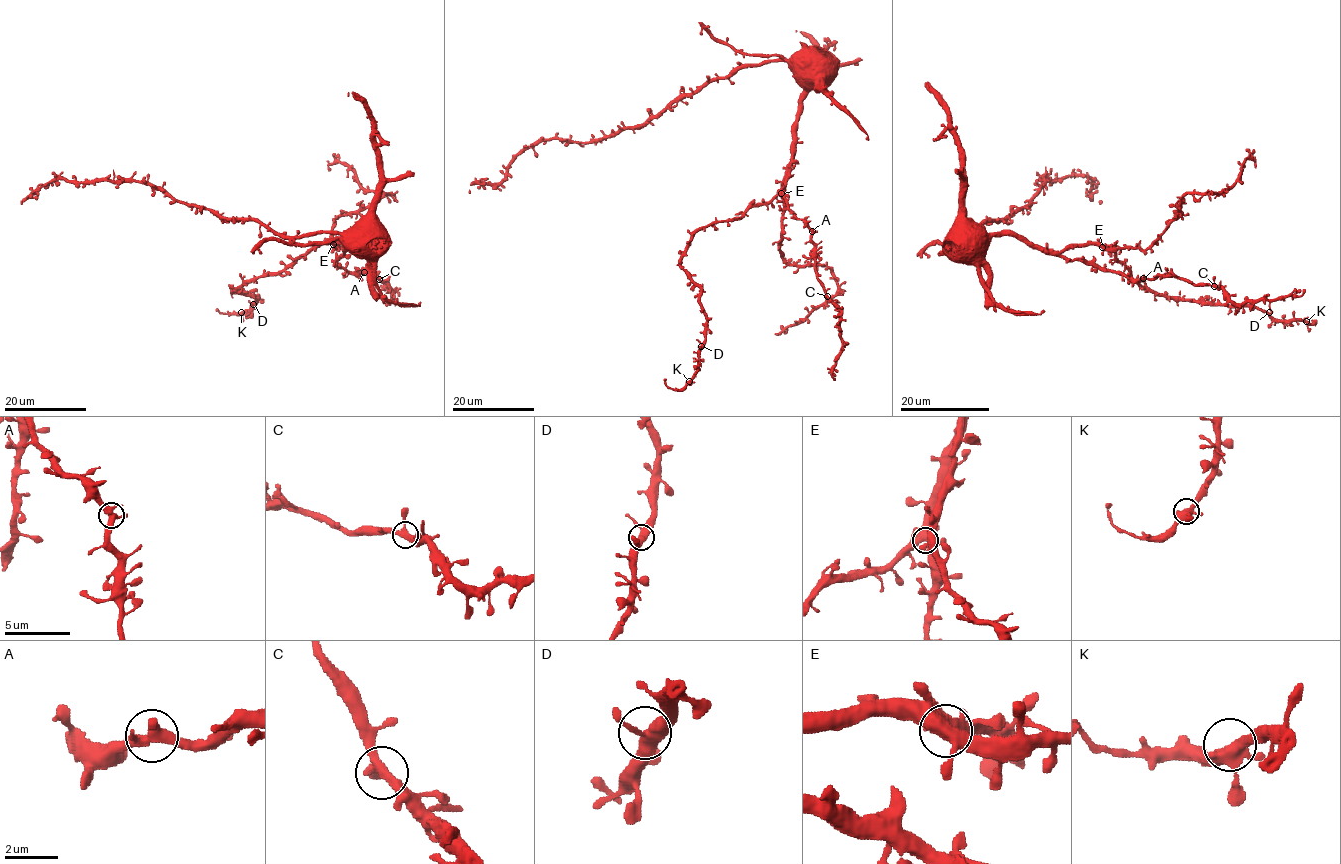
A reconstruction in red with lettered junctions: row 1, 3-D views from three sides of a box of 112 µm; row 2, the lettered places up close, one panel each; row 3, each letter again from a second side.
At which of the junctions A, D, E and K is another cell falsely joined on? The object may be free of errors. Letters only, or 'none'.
none

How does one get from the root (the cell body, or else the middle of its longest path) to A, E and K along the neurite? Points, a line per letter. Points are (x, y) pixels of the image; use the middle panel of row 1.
A: (823, 53), (821, 63), (807, 77), (795, 153), (784, 189), (787, 208), (812, 231)
E: (823, 53), (821, 63), (807, 77), (792, 158), (781, 193)
K: (823, 53), (807, 77), (783, 187), (738, 218), (700, 227), (682, 259), (706, 320), (689, 381)

